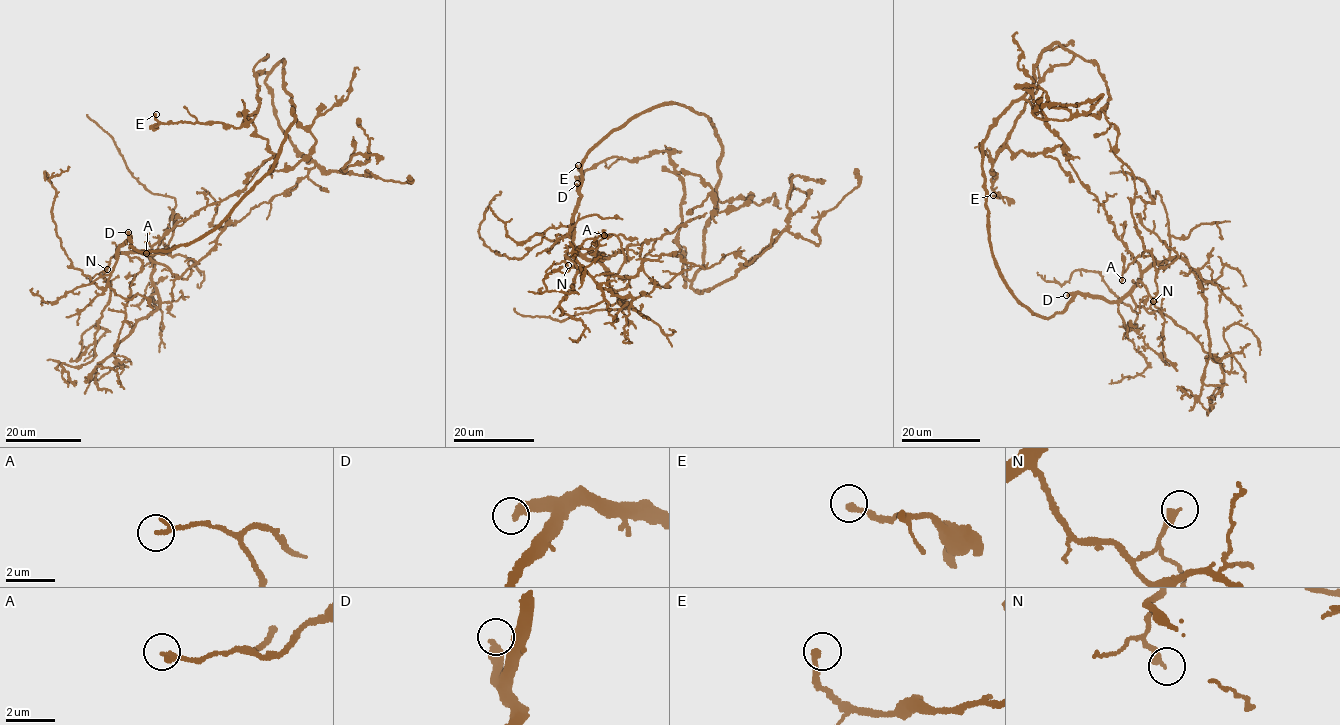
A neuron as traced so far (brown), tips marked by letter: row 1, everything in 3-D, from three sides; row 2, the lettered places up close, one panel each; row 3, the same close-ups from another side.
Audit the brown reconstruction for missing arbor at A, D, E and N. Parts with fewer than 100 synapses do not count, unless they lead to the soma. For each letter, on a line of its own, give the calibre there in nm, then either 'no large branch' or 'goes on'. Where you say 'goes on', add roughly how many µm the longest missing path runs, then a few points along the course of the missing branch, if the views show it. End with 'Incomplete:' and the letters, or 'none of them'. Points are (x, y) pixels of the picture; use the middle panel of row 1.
A: 180 nm | no large branch
D: 400 nm | goes on | 80 µm
E: 240 nm | no large branch
N: 320 nm | no large branch
Incomplete: D

